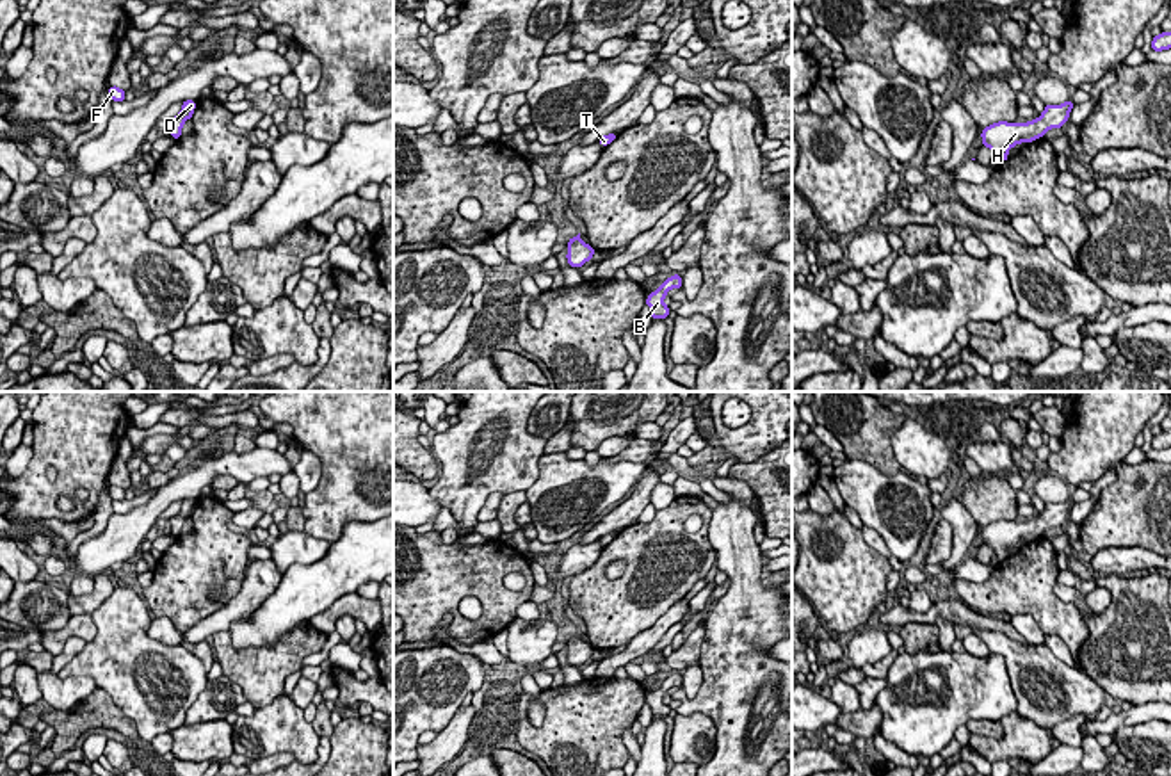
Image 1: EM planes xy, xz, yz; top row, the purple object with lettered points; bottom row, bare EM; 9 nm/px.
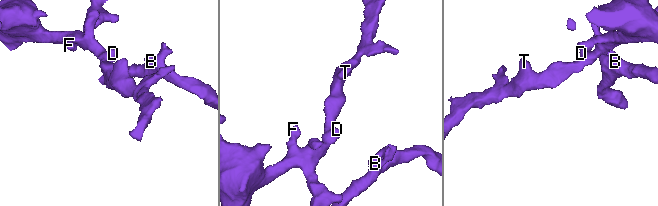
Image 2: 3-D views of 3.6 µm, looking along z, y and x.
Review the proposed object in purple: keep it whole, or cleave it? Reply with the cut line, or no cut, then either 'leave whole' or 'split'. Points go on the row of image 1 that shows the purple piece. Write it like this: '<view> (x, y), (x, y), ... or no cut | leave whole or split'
no cut | leave whole

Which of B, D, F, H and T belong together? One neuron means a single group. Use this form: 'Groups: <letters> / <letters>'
Groups: B D F H T

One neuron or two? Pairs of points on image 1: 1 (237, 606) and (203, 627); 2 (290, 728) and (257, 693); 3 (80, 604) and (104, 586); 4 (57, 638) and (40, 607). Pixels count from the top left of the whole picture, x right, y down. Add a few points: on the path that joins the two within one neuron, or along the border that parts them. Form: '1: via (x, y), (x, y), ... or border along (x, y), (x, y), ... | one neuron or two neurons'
1: via (228, 614), (212, 623) | one neuron
2: border along (283, 695), (257, 709) | two neurons
3: via (86, 604), (100, 591) | one neuron
4: border along (70, 618), (63, 627), (41, 630) | two neurons

